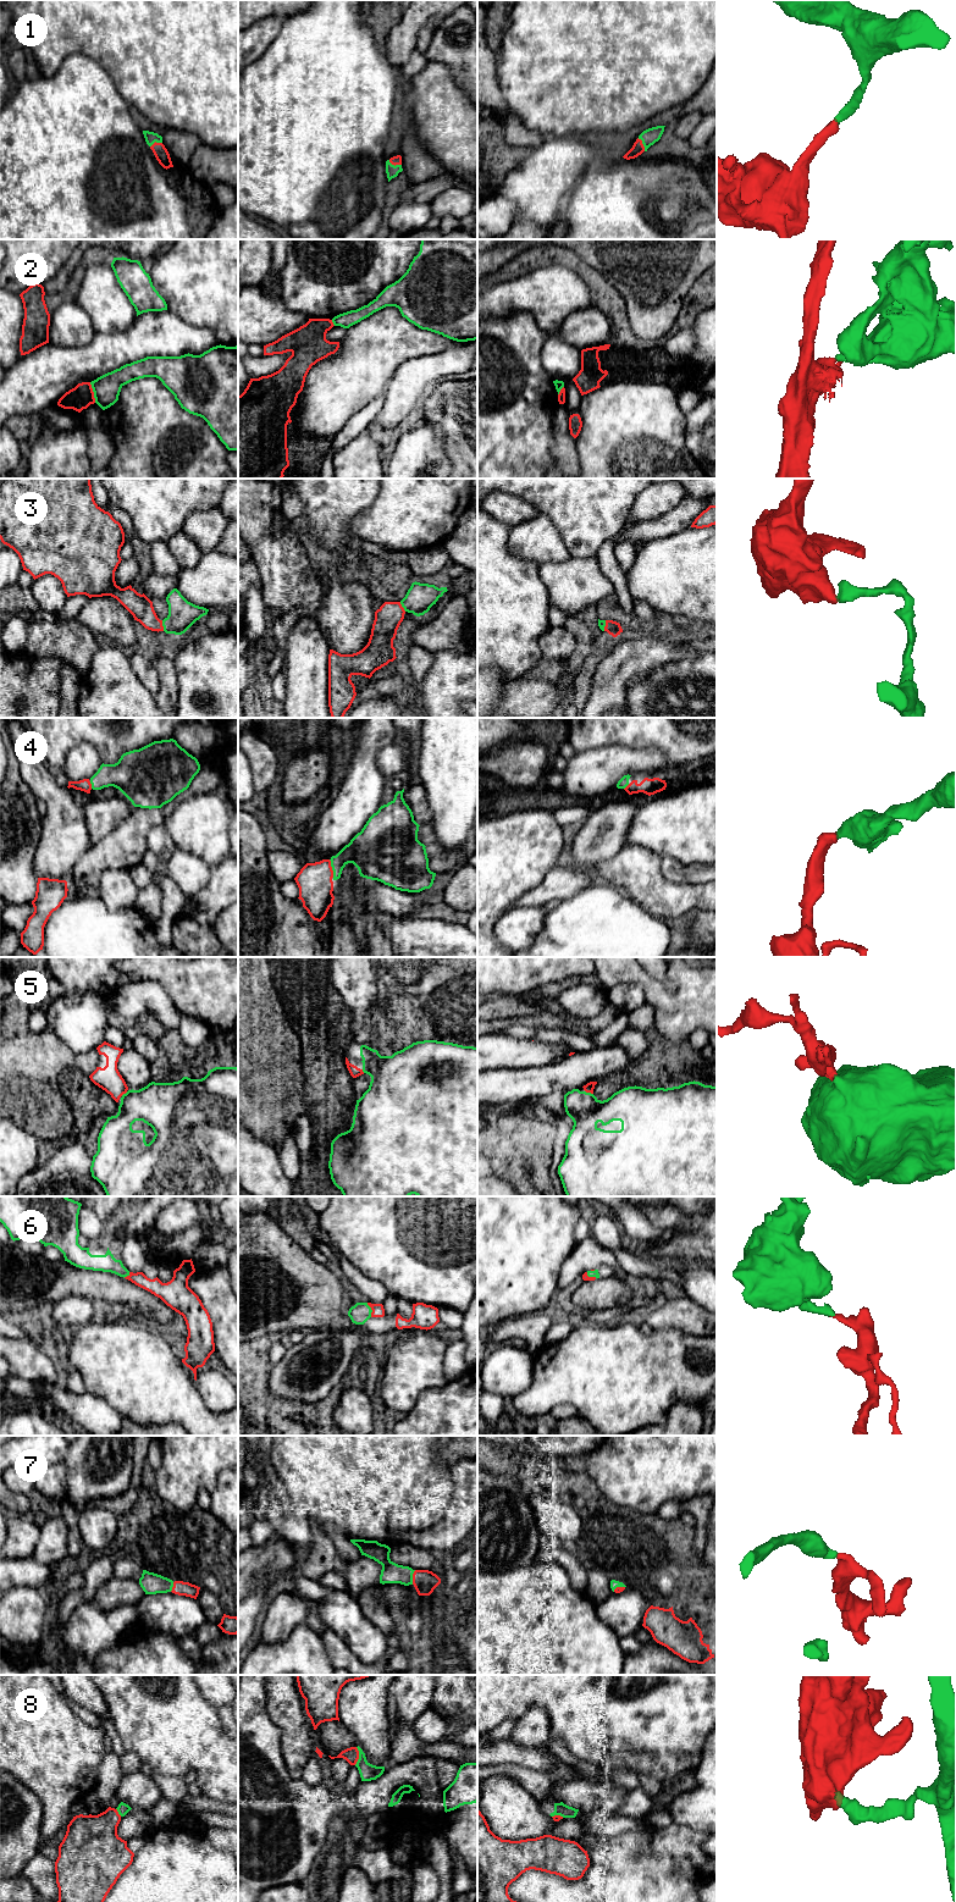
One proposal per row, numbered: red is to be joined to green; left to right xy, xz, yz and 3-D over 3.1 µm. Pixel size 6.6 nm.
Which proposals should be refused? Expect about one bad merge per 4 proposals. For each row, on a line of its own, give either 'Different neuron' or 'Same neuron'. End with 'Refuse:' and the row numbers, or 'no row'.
1: Same neuron
2: Different neuron
3: Same neuron
4: Same neuron
5: Same neuron
6: Same neuron
7: Same neuron
8: Different neuron
Refuse: 2, 8

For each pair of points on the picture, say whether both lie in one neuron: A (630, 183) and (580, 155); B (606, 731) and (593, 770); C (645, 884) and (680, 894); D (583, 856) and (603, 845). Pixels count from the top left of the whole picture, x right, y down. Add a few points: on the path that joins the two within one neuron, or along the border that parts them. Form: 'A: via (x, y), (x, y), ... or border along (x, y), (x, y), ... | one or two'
A: via (618, 183), (608, 183), (592, 167) | one
B: border along (629, 746), (606, 745), (576, 752) | two
C: via (653, 893), (672, 894) | one
D: via (587, 851), (593, 845), (598, 845) | one

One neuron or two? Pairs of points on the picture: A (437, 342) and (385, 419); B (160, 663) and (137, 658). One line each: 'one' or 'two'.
A: two
B: two

